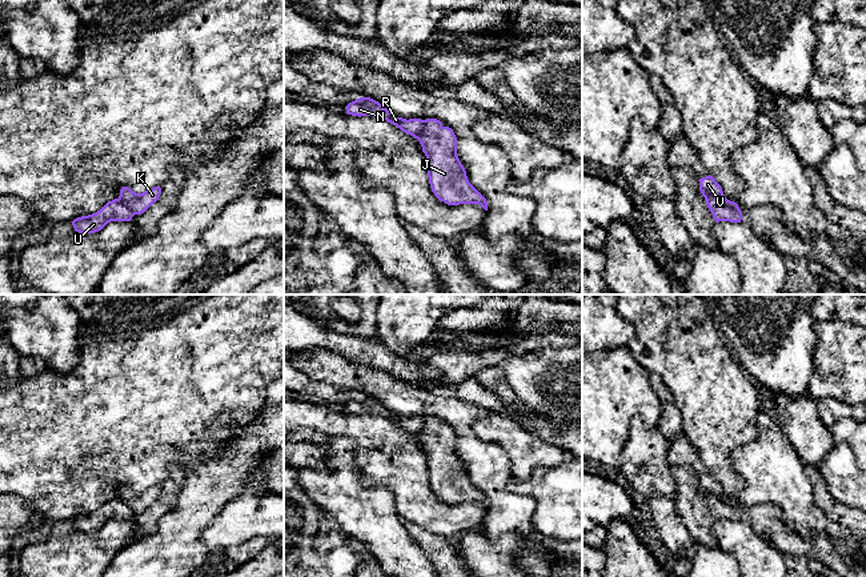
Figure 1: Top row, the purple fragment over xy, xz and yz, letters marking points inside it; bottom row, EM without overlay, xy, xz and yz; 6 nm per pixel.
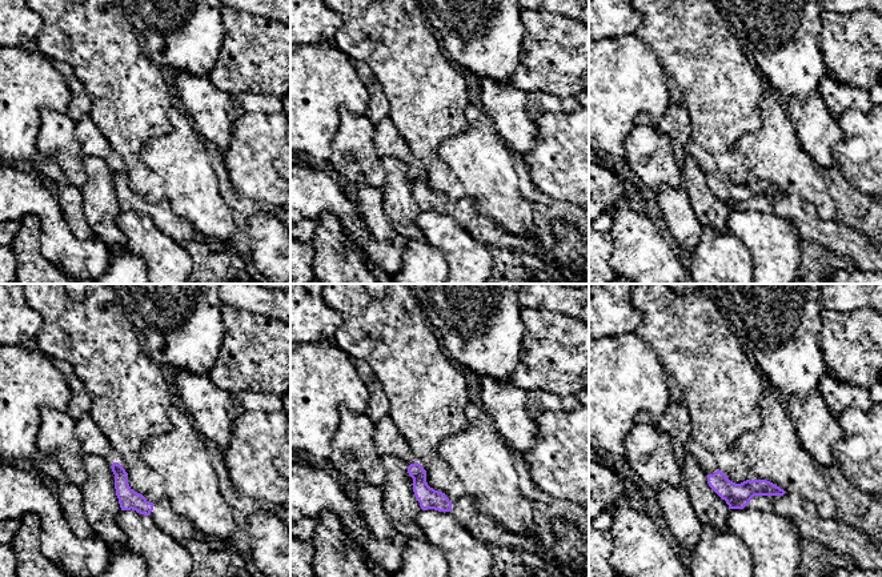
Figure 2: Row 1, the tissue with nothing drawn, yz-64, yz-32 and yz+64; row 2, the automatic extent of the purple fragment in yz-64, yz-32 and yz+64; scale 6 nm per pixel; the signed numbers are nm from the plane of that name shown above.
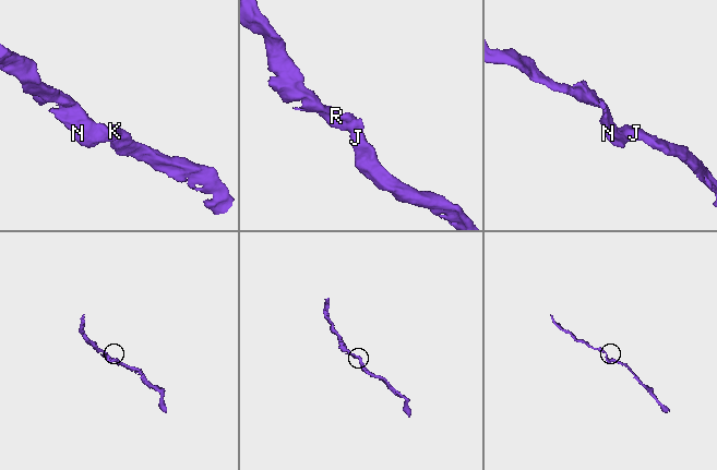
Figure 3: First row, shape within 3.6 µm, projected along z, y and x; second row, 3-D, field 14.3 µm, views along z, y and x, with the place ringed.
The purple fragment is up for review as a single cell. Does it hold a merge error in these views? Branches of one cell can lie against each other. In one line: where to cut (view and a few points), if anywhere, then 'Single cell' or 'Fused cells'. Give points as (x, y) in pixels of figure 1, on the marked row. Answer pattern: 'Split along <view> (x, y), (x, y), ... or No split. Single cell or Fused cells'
Split along yz (705, 196), (713, 196), (730, 203), (738, 209). Fused cells

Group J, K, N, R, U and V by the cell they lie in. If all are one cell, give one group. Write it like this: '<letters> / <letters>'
J K V / N R U

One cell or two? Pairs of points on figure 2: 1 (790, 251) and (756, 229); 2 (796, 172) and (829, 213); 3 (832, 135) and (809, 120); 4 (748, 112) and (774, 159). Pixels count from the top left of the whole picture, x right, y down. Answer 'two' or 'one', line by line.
1: one
2: one
3: one
4: two

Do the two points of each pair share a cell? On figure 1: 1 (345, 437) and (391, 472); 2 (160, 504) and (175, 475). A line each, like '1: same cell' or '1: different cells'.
1: different cells
2: same cell

